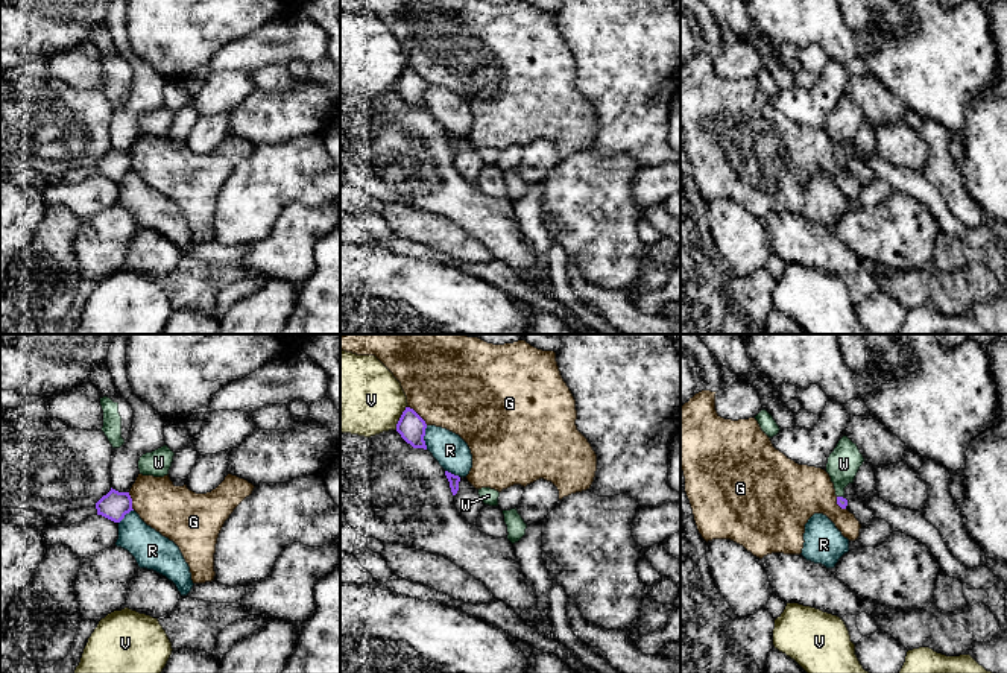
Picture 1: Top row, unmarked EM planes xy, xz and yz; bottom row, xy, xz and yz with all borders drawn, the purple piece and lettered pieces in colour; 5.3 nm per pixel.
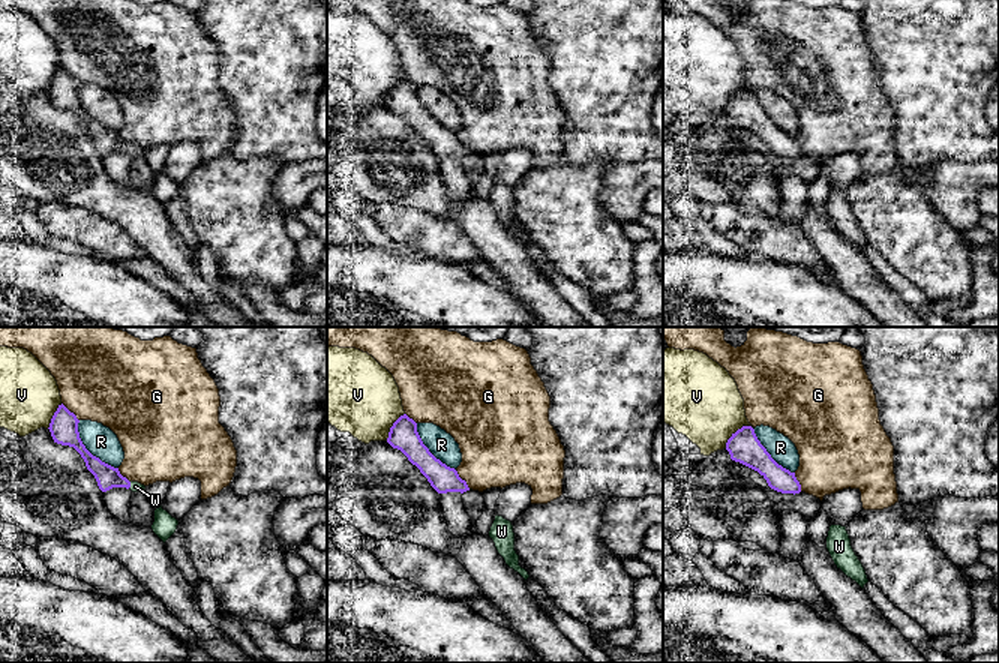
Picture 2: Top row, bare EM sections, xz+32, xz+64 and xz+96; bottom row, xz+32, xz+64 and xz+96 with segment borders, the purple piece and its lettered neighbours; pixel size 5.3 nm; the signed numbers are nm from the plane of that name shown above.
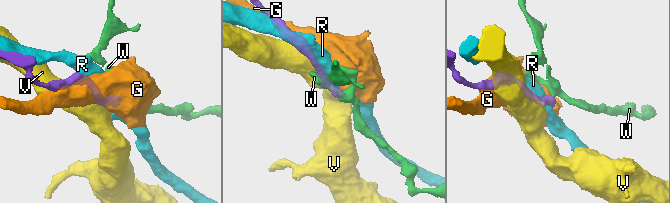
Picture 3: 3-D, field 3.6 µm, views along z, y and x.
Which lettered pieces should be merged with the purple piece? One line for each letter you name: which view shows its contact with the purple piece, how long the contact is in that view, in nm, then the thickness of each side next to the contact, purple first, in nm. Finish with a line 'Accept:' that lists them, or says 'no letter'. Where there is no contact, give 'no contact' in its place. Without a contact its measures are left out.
W: contact in yz; length 40 nm; calibres 50 and 170 nm
Accept: W

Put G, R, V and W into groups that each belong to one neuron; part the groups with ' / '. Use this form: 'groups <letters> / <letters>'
groups G / R / V / W

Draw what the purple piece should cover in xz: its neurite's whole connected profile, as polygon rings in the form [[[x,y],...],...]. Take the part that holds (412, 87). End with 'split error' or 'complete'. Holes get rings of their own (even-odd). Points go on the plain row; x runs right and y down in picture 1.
[[[406,67],[406,70],[402,71],[396,84],[396,91],[413,108],[427,109],[427,105],[424,100],[425,88],[427,88],[425,81],[410,67]]]; complete

